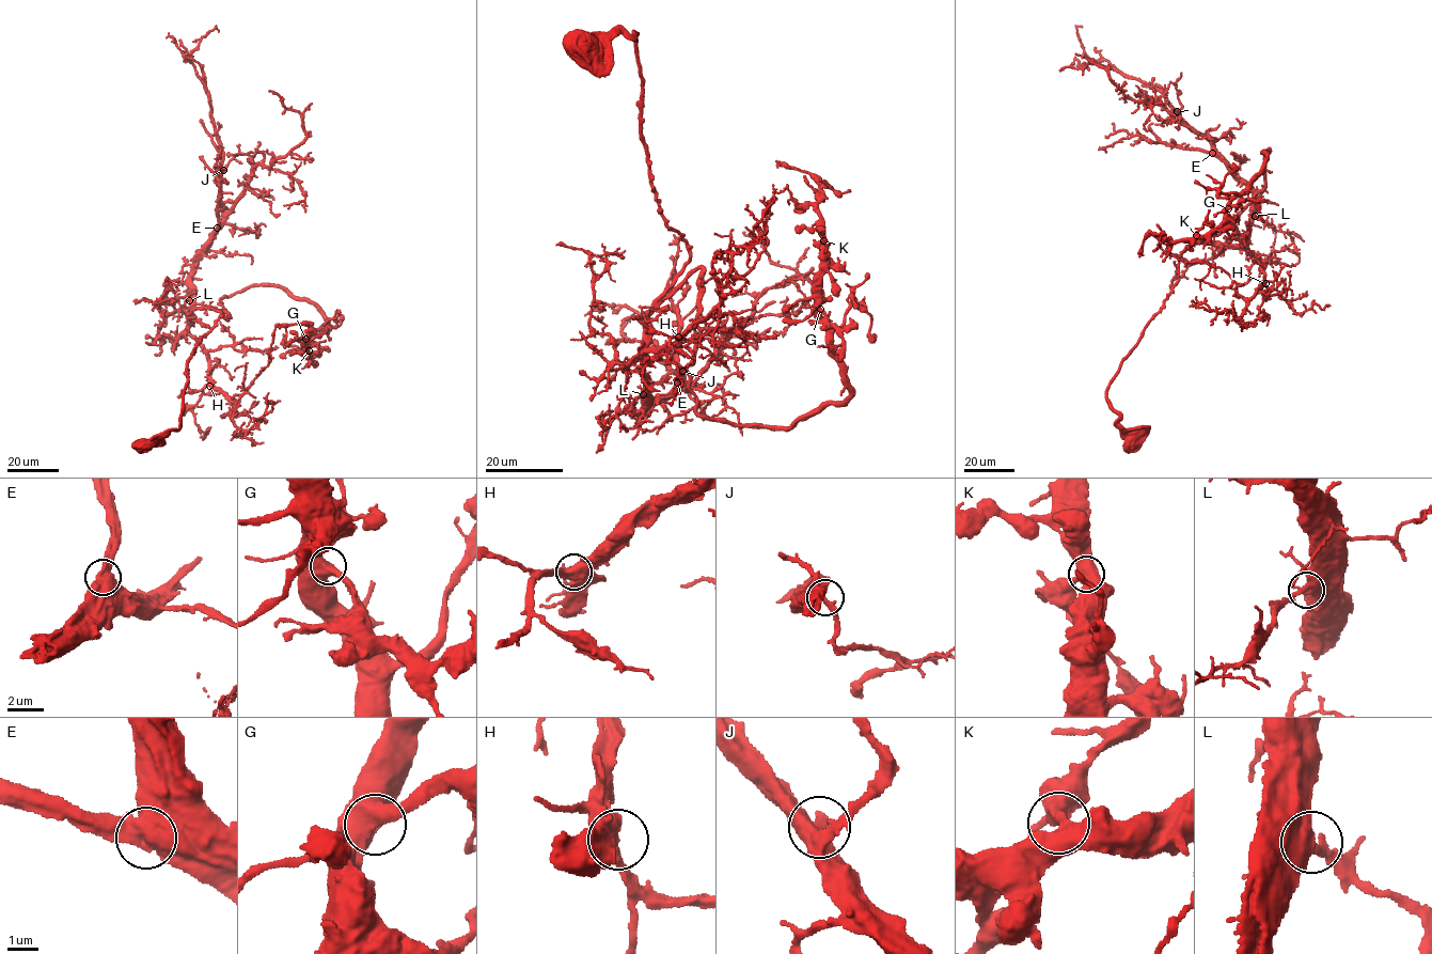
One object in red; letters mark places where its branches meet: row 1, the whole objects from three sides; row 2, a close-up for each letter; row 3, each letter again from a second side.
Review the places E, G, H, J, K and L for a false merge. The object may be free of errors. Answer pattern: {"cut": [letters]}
{"cut": []}

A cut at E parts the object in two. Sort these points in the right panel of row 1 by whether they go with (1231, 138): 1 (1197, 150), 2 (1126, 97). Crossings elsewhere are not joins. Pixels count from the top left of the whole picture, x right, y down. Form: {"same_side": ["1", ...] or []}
{"same_side": ["2"]}

